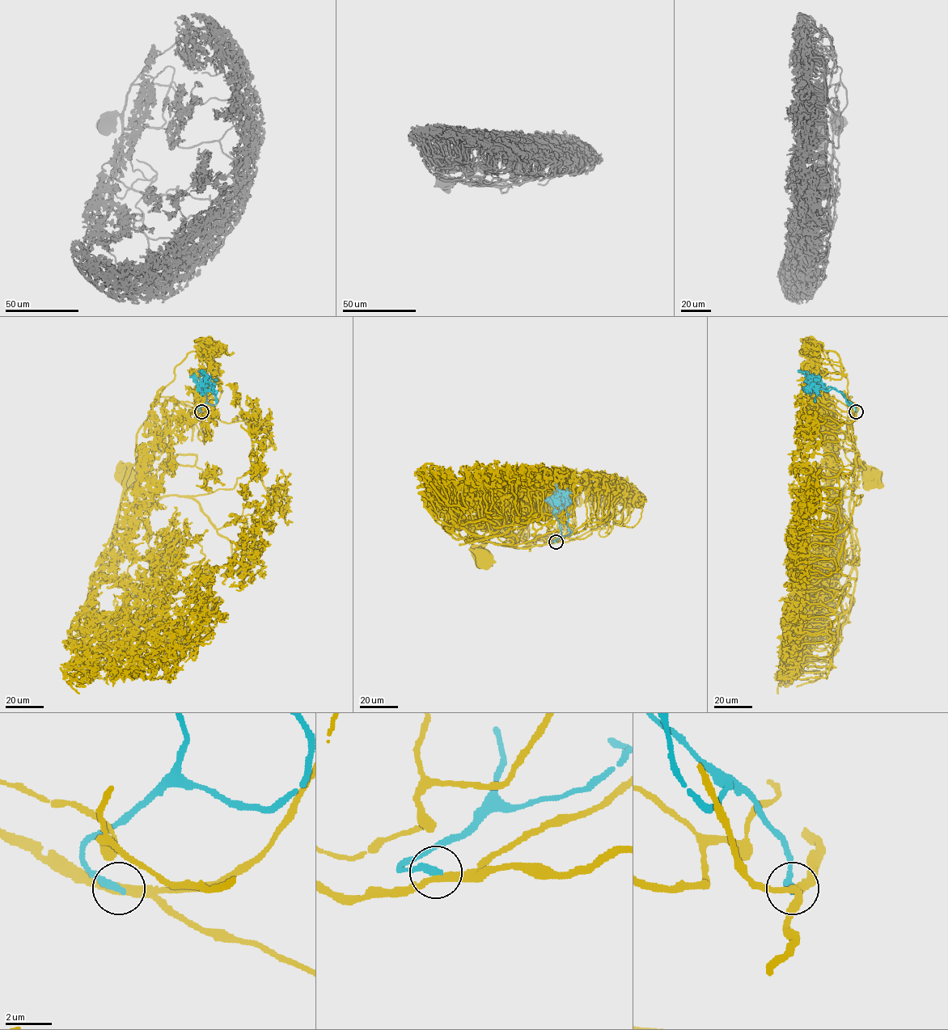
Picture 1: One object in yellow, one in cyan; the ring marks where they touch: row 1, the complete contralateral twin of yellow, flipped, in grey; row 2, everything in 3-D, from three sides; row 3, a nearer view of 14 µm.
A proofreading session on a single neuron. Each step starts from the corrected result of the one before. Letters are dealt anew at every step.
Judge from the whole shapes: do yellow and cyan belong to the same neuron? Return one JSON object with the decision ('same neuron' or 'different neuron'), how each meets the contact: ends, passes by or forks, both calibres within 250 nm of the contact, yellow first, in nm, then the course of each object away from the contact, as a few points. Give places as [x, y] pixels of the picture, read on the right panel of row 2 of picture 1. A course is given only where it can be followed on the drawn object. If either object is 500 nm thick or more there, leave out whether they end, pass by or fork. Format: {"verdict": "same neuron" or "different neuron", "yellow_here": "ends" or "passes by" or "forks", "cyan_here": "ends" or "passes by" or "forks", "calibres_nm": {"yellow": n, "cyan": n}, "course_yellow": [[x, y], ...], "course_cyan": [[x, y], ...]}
{"verdict": "different neuron", "yellow_here": "passes by", "cyan_here": "ends", "calibres_nm": {"yellow": 320, "cyan": 360}, "course_yellow": [[856, 411], [857, 408], [848, 399], [851, 397], [843, 449], [845, 457], [855, 465], [862, 465], [869, 476]], "course_cyan": [[856, 411], [851, 403], [848, 405], [846, 402], [844, 394], [835, 388], [818, 389], [812, 377], [797, 371]]}

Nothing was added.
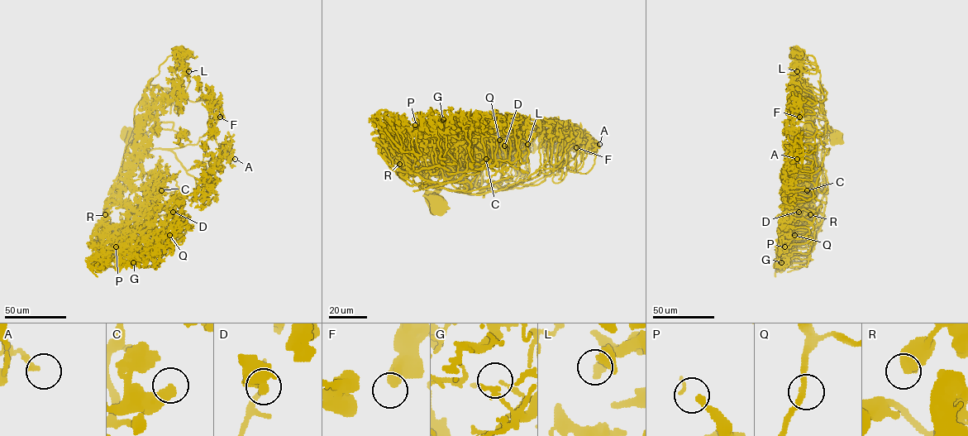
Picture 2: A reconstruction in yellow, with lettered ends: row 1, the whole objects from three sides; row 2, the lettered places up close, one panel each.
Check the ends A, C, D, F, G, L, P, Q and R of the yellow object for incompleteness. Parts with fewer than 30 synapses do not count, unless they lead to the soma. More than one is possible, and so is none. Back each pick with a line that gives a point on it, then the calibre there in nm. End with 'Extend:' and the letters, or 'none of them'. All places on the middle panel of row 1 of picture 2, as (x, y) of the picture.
L: (527, 144) | 650 nm
Extend: L

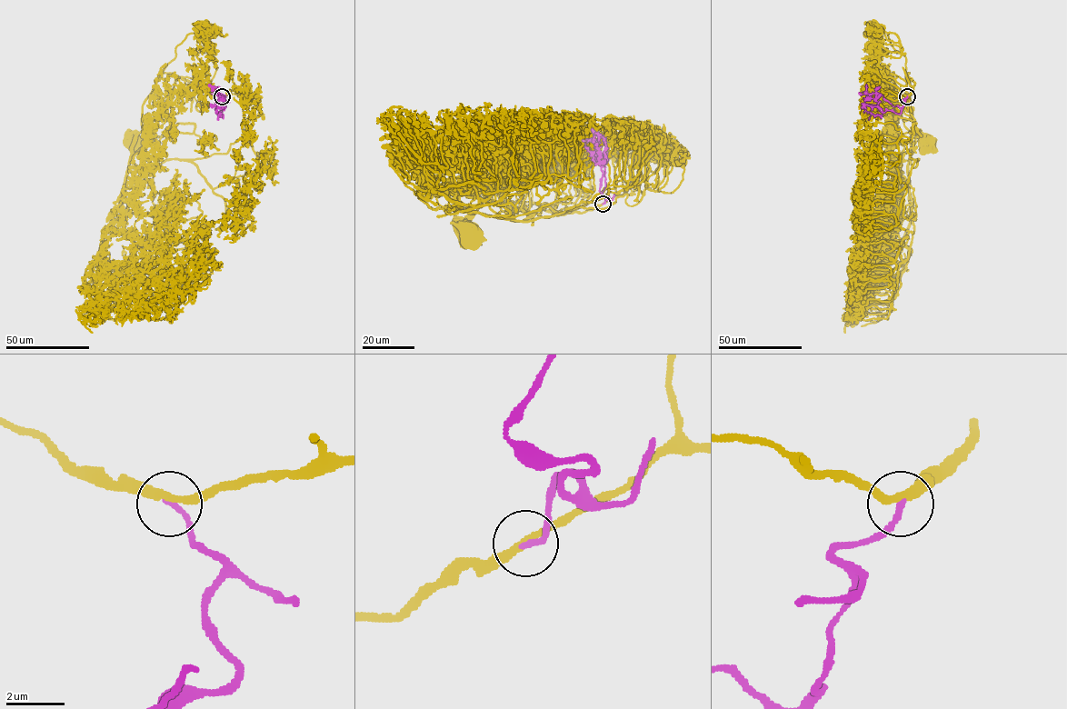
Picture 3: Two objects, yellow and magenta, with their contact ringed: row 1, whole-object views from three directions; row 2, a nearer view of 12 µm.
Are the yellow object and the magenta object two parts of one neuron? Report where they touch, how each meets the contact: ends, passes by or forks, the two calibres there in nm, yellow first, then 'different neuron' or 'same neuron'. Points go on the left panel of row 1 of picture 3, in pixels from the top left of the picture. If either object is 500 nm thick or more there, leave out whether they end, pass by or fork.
at (222, 96); yellow passes by; magenta ends there; 260 nm thick on the yellow side, 190 nm on the other; same neuron

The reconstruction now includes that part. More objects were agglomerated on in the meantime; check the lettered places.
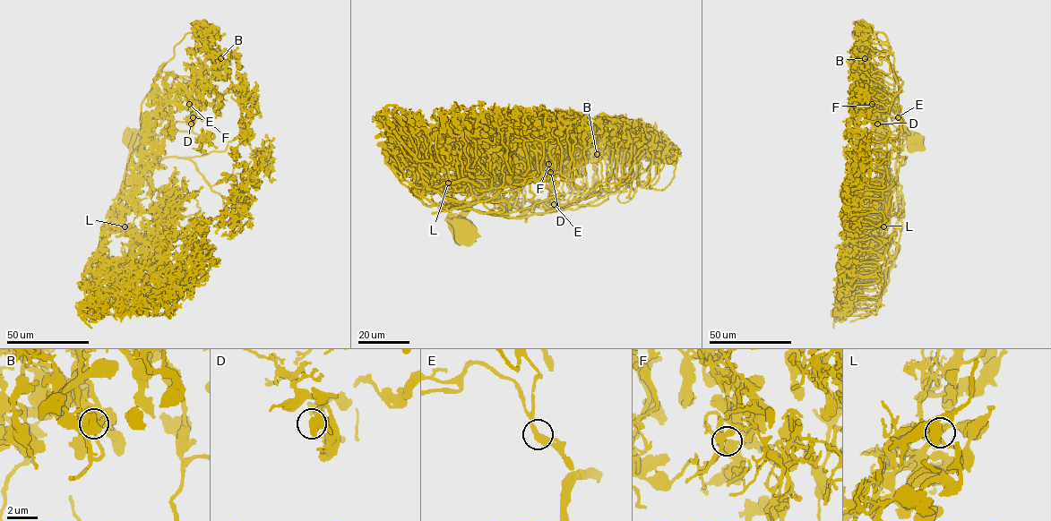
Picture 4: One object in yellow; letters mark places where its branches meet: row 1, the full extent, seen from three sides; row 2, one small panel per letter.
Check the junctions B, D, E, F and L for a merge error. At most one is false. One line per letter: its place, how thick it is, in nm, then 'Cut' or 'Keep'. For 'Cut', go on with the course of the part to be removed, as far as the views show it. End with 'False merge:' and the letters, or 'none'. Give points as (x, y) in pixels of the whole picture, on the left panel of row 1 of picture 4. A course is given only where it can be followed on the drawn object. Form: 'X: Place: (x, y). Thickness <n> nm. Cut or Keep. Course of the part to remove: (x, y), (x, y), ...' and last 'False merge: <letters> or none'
B: Place: (220, 58). Thickness 600 nm. Keep
D: Place: (191, 123). Thickness 600 nm. Keep
E: Place: (193, 117). Thickness 480 nm. Keep
F: Place: (189, 104). Thickness 400 nm. Keep
L: Place: (124, 226). Thickness 320 nm. Keep
False merge: none

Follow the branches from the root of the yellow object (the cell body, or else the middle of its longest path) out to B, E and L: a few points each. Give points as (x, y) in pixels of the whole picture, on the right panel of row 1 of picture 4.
B: (912, 140), (907, 131), (897, 129), (891, 122), (894, 58), (870, 29), (859, 38), (865, 58)
E: (912, 140), (911, 135), (904, 131), (900, 135), (900, 152), (907, 130), (901, 122), (904, 122), (898, 117)
L: (912, 140), (907, 131), (899, 135), (896, 175), (900, 201), (900, 210), (883, 220), (883, 226)

